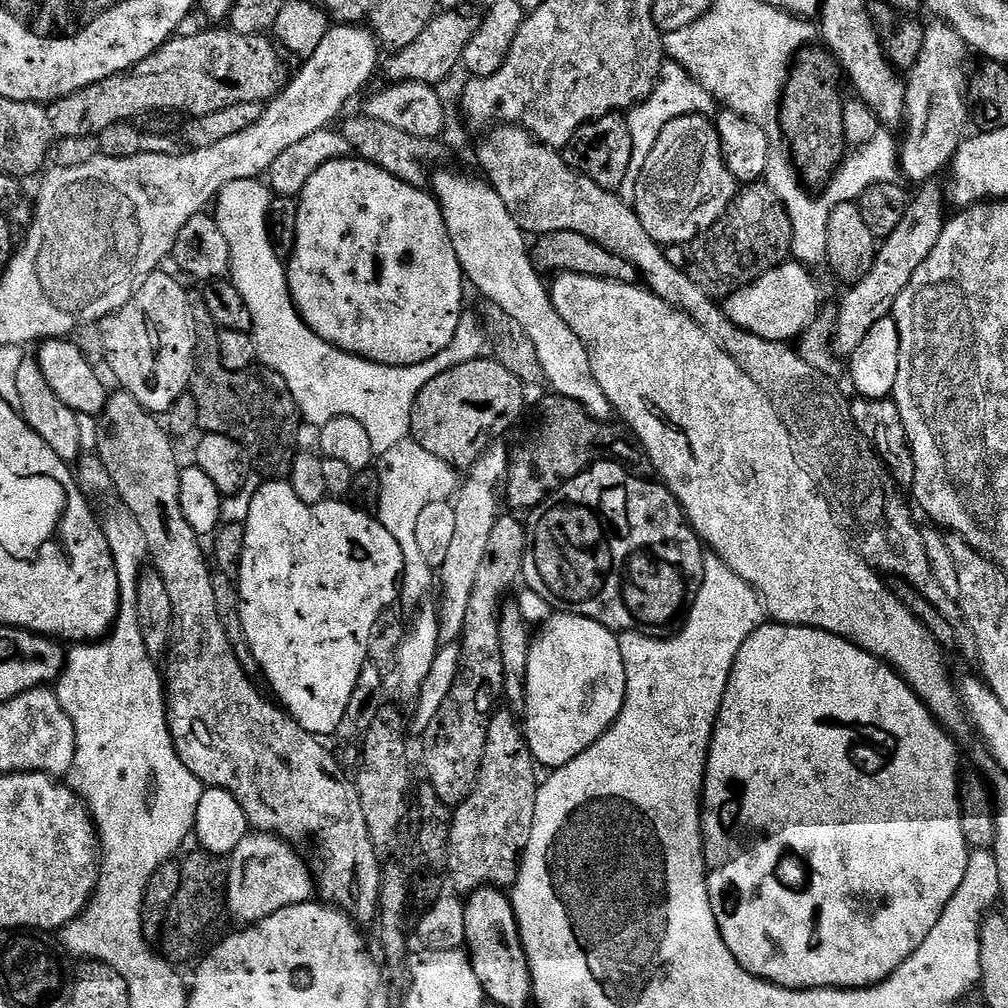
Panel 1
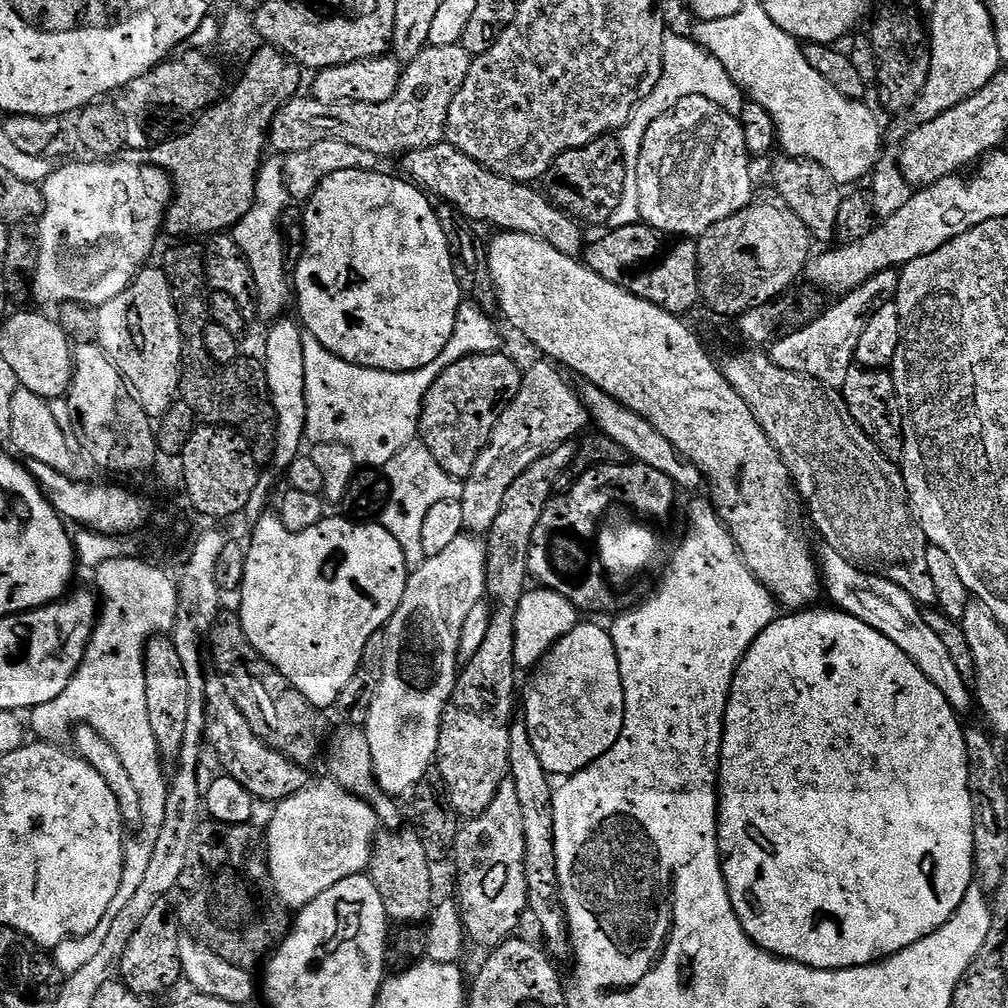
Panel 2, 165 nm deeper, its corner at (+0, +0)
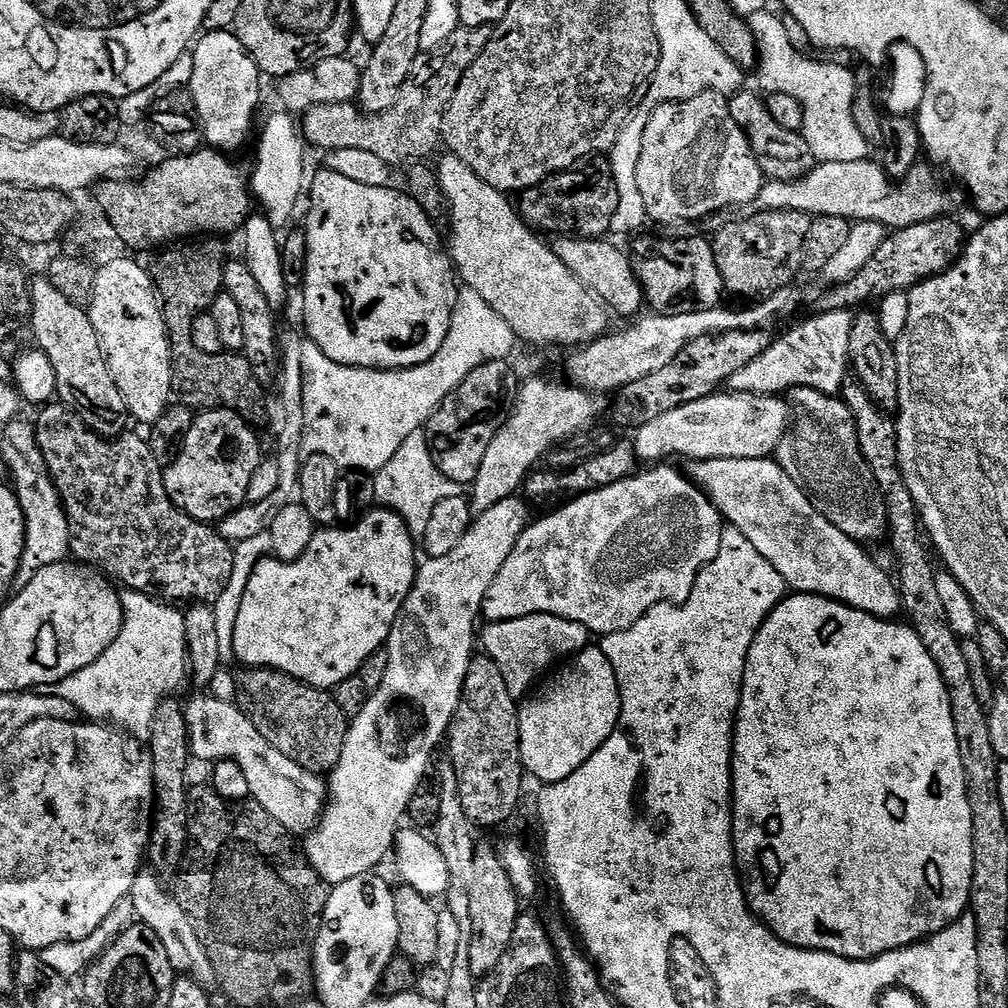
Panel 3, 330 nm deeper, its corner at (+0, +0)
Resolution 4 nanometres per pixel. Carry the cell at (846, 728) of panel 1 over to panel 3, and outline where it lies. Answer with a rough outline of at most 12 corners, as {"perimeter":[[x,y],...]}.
{"perimeter":[[788,594],[746,658],[732,848],[847,960],[969,911],[911,624]]}

